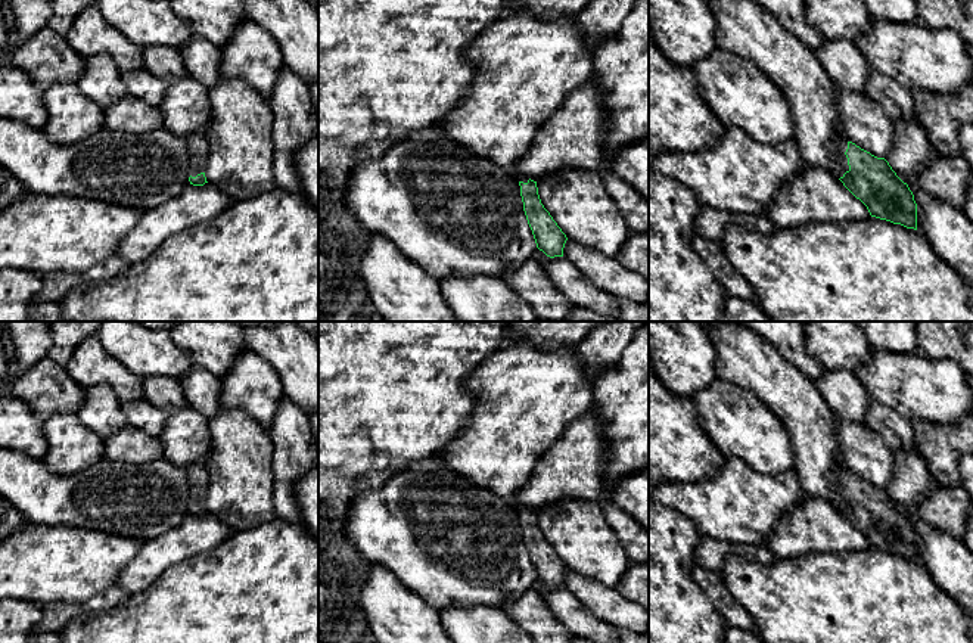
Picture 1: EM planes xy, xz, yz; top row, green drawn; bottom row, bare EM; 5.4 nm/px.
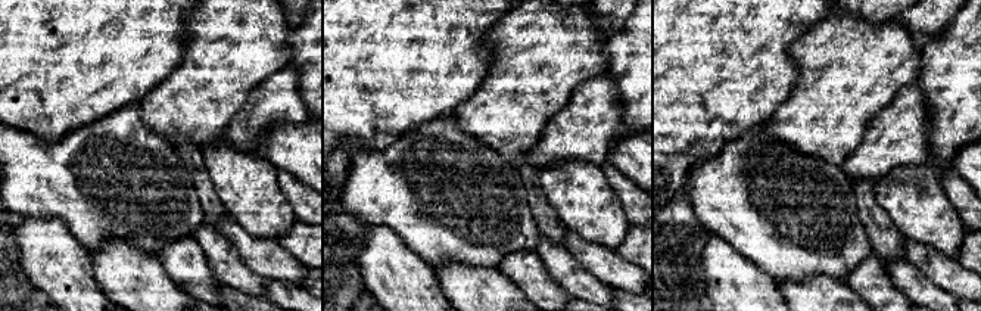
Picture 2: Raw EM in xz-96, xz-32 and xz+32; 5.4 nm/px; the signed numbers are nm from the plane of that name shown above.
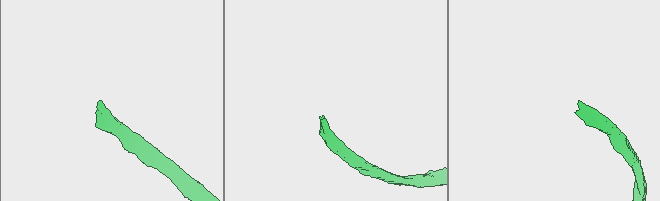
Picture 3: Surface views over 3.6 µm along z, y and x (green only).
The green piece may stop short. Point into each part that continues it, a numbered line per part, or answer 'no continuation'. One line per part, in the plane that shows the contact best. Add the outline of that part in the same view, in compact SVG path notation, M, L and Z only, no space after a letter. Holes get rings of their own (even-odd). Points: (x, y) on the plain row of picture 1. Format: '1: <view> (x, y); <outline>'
1: yz (842, 472); M839 468L836 472L839 494L845 498L845 501L849 501L848 488L845 485L848 479L848 472L849 470L846 468Z

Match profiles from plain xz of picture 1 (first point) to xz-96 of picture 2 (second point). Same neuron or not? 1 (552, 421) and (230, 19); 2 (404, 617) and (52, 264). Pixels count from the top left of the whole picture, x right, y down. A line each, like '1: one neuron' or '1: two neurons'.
1: one neuron
2: one neuron

